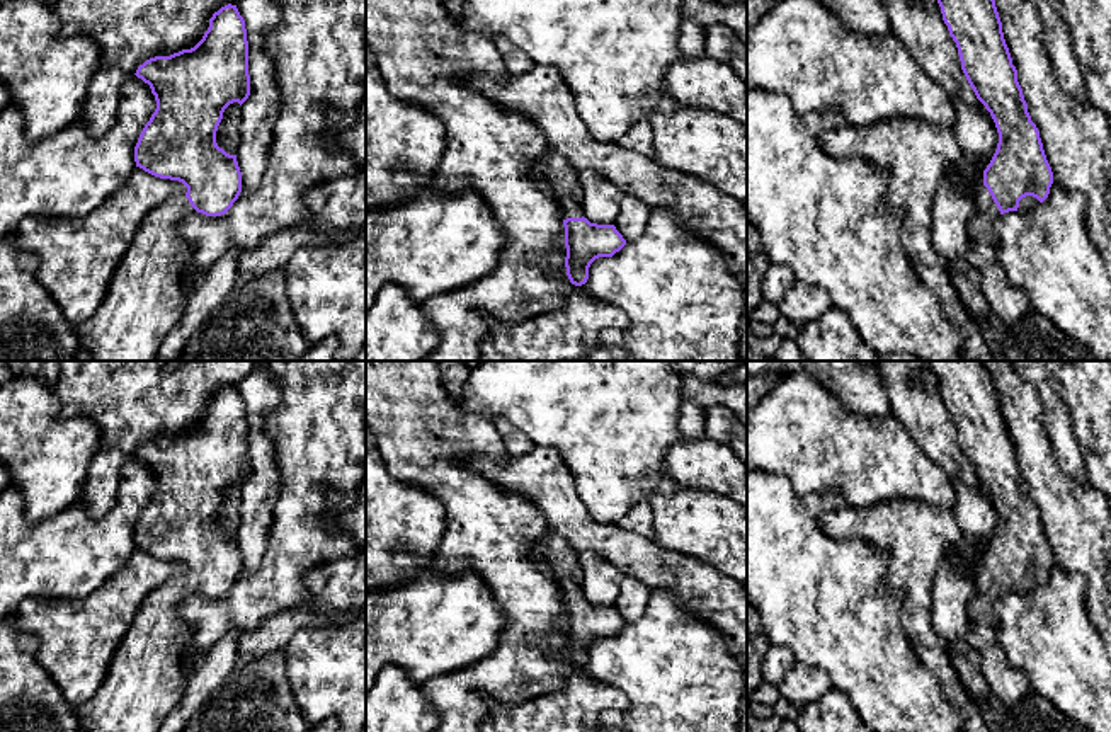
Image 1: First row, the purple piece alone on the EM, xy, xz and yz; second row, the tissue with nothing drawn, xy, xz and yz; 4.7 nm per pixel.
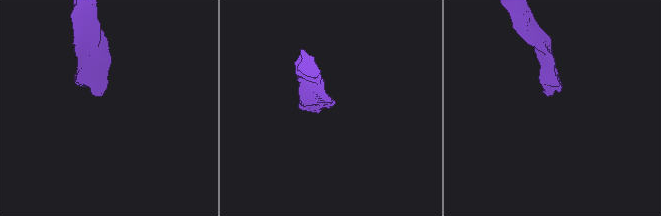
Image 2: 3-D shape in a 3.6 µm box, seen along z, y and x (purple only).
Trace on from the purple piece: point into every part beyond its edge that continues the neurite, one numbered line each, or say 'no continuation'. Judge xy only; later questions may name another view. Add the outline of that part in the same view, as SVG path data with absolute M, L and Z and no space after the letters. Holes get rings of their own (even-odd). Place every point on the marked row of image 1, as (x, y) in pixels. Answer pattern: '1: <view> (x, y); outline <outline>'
1: xy (145, 298); outline M179 196L160 203L143 220L111 277L104 301L88 320L75 327L78 346L90 354L90 361L155 361L163 339L187 303L182 267L191 257L191 247L175 228L194 211L189 199Z

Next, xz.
1: xz (569, 208); outline M560 199L561 216L567 218L582 218L584 211L578 201Z

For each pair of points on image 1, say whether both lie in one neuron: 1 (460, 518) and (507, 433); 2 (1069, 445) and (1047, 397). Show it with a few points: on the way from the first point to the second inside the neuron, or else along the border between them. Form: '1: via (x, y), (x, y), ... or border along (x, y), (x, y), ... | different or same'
1: border along (492, 421), (507, 453) | different
2: via (1059, 433), (1054, 409) | same

